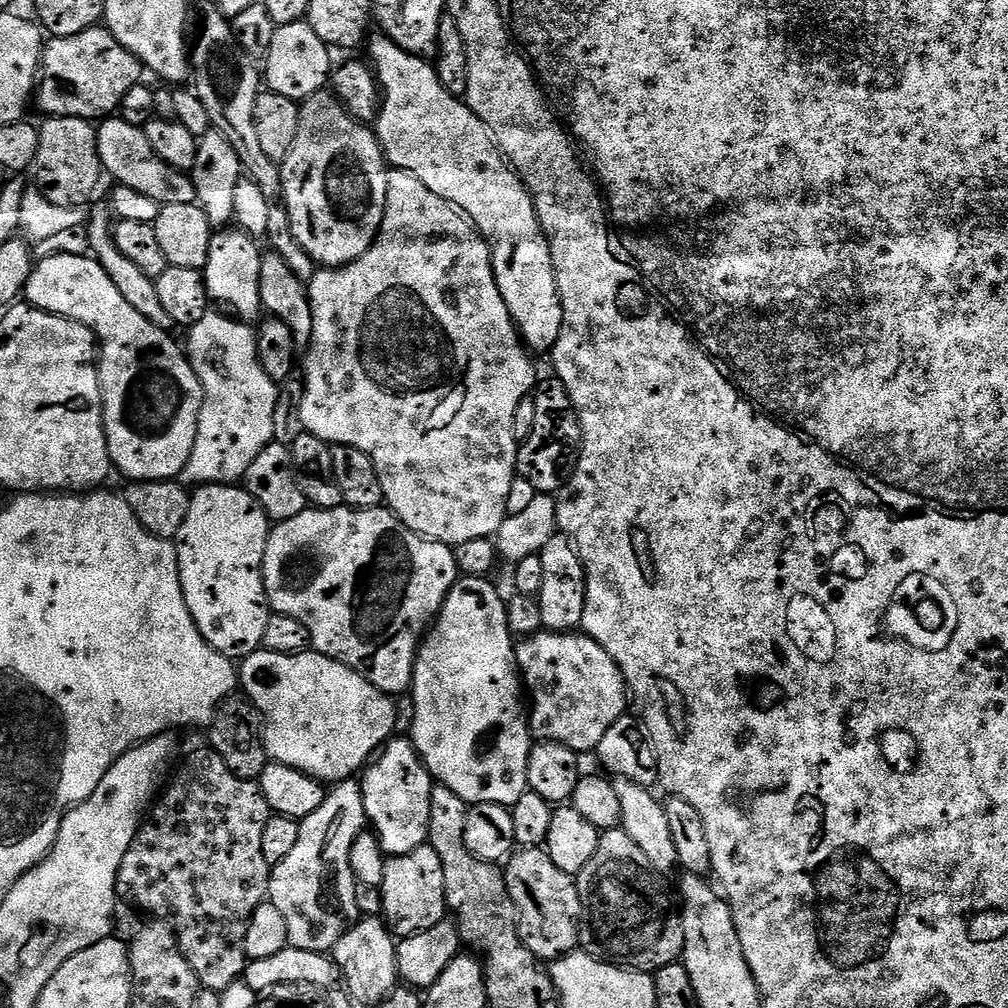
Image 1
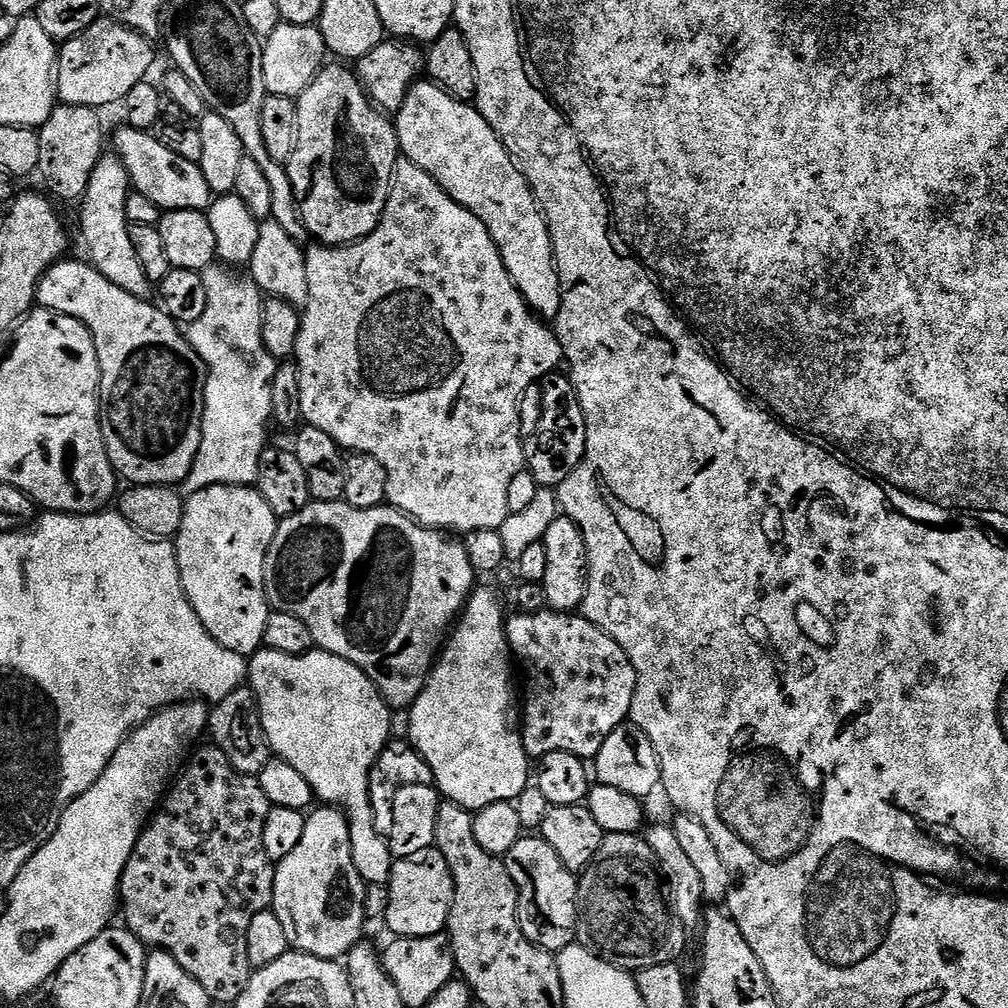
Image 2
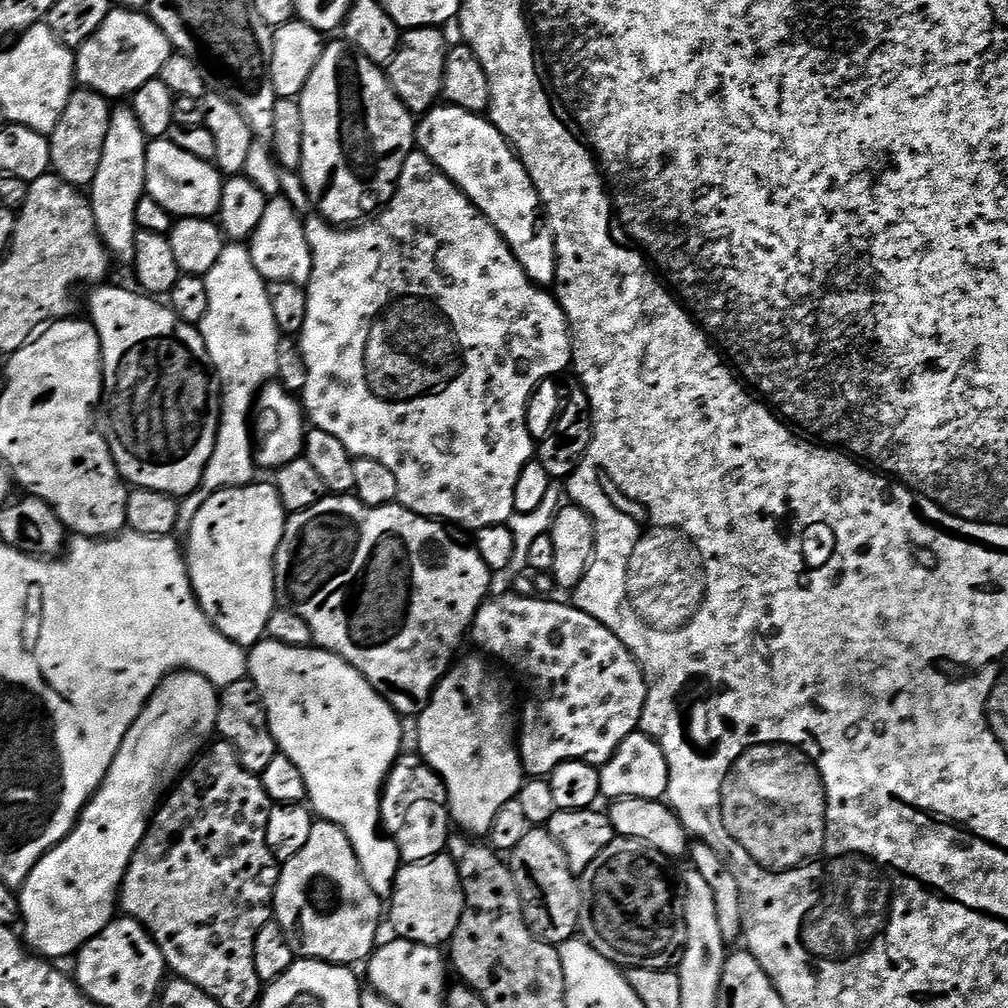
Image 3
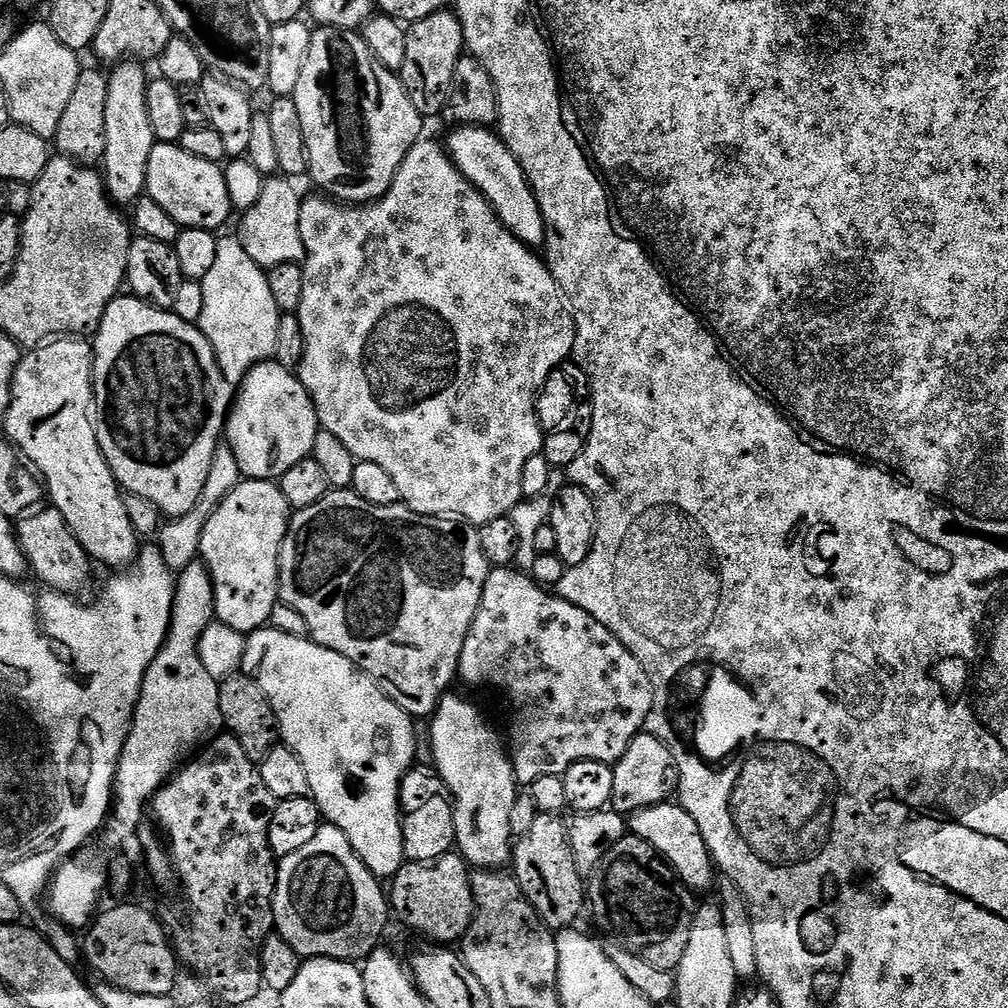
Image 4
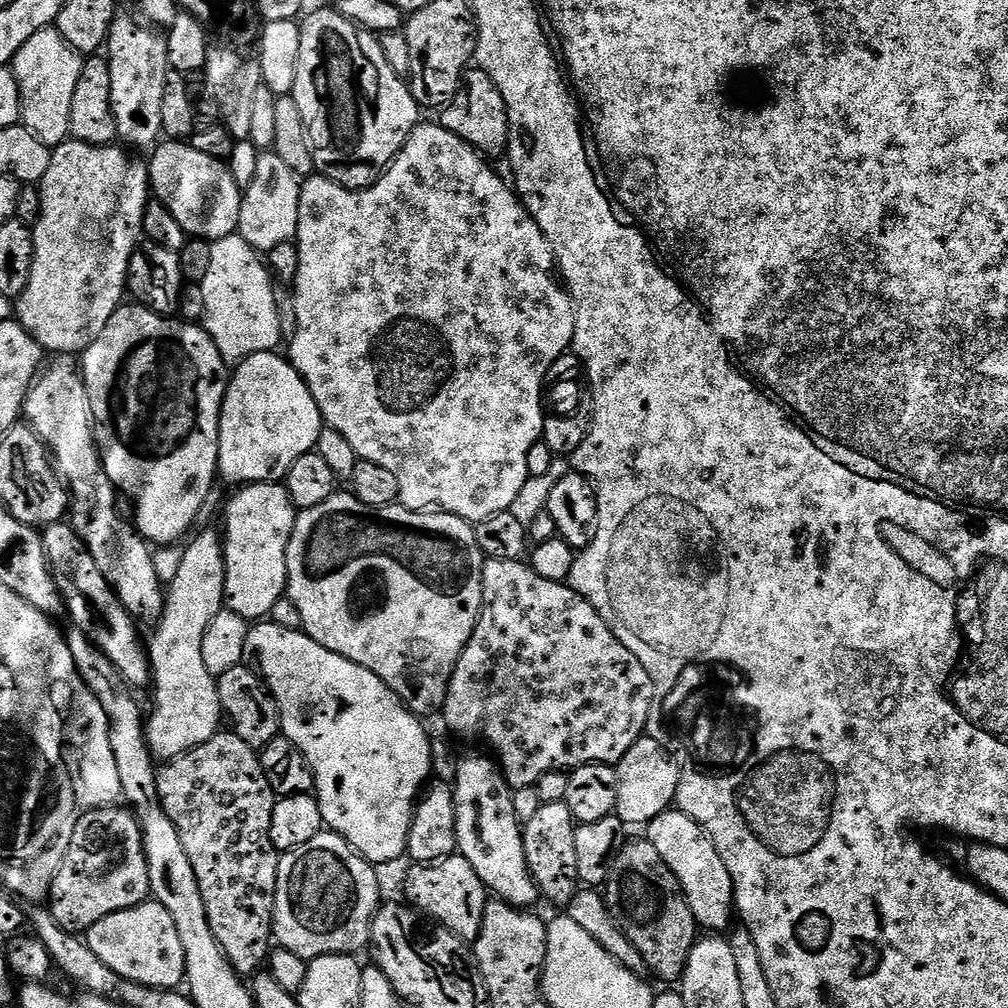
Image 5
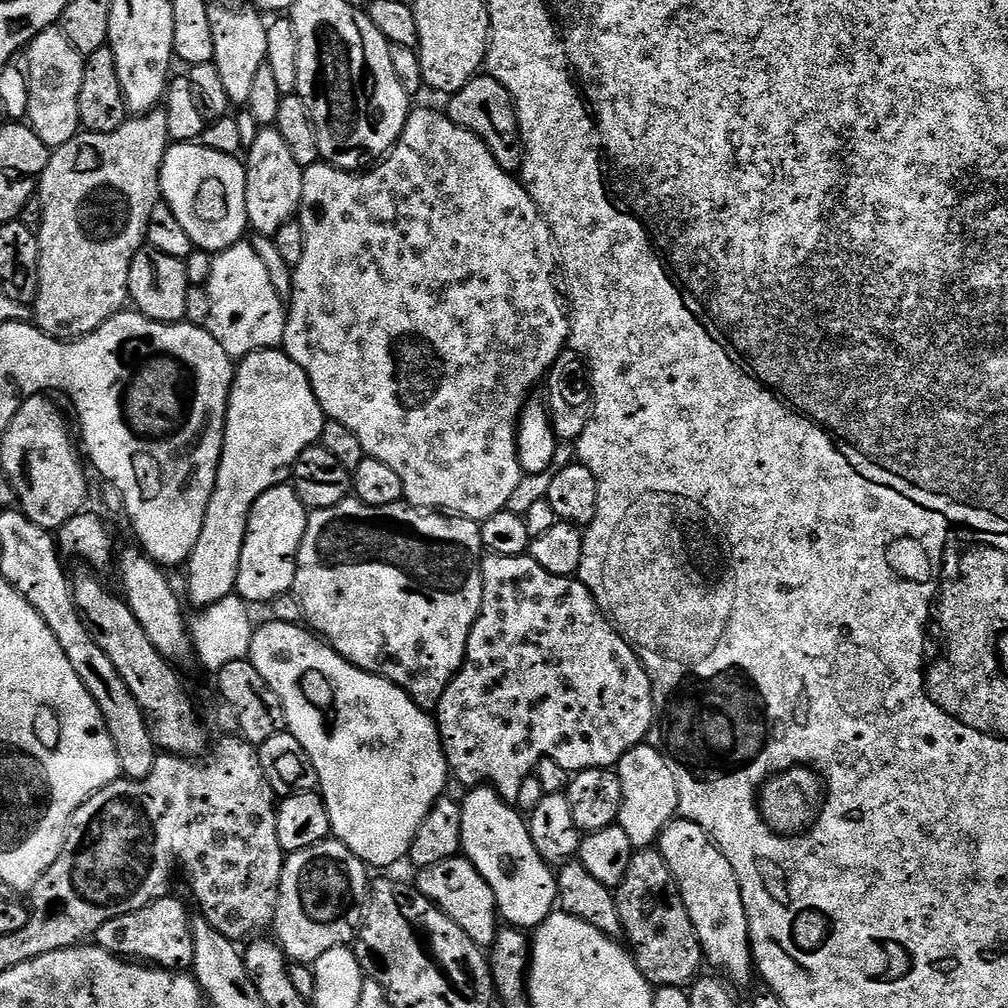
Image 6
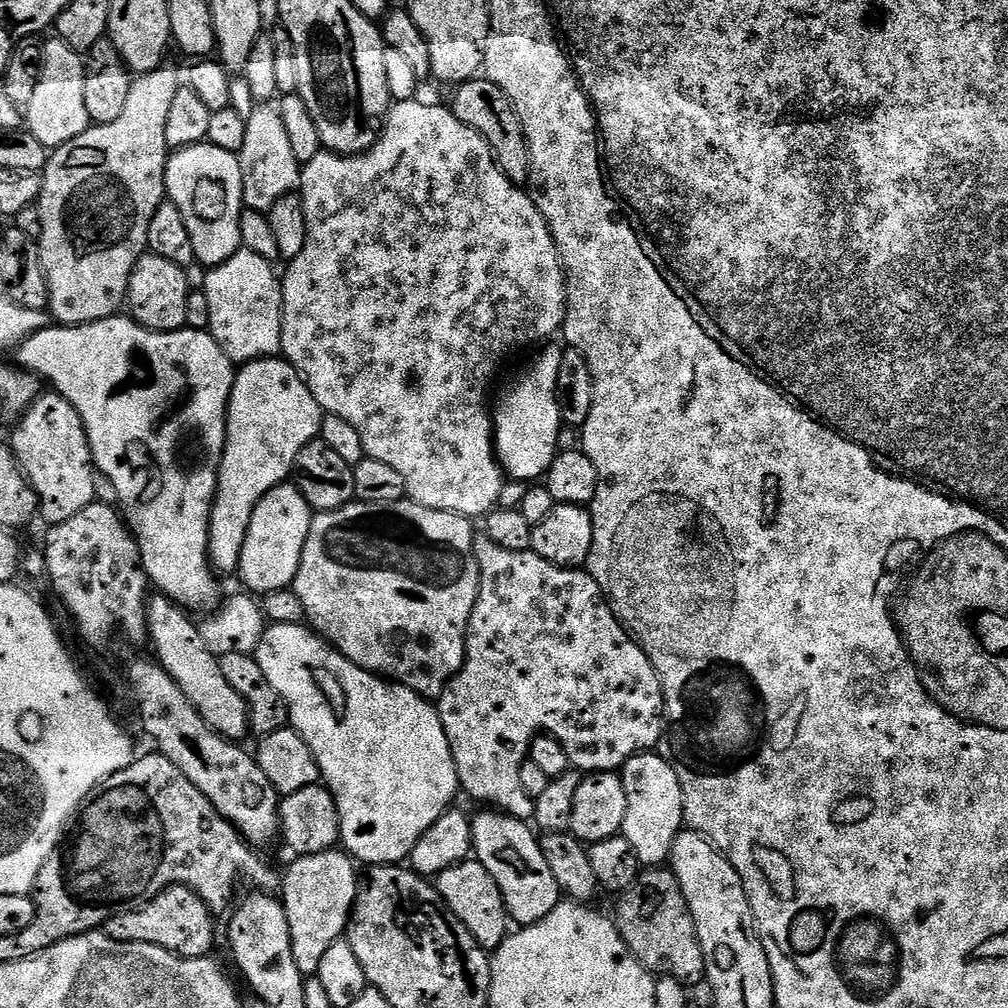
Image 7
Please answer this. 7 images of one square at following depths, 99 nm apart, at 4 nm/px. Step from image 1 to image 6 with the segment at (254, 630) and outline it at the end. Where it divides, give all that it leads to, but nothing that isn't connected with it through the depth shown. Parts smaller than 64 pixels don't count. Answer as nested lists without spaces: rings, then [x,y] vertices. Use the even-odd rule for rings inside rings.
[[[285,482],[266,490],[248,515],[246,542],[242,542],[242,558],[238,566],[235,595],[249,605],[267,605],[274,598],[289,595],[296,583],[296,555],[306,534],[309,509],[298,498],[291,483]]]

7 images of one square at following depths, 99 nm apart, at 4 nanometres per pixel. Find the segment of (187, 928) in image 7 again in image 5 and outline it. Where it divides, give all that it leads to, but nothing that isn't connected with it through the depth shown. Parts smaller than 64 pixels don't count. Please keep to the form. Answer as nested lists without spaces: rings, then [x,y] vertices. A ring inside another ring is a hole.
[[[154,898],[134,905],[133,908],[118,910],[102,918],[102,922],[94,922],[94,926],[86,933],[86,939],[90,950],[98,954],[99,960],[106,962],[106,966],[110,966],[110,970],[114,970],[114,974],[118,974],[124,980],[147,988],[169,990],[179,989],[185,983],[186,954],[182,951],[182,938],[178,935],[178,926],[174,926],[174,914],[170,914],[170,910],[166,910],[166,906],[162,906]]]

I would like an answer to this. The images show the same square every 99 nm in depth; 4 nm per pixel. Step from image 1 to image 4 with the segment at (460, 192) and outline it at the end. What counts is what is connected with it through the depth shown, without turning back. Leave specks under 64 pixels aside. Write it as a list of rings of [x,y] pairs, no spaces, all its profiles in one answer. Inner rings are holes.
[[[456,126],[451,130],[453,132],[446,139],[446,147],[448,155],[456,163],[456,169],[487,198],[500,221],[521,242],[529,246],[543,245],[545,226],[536,192],[504,141],[495,131],[484,126]]]

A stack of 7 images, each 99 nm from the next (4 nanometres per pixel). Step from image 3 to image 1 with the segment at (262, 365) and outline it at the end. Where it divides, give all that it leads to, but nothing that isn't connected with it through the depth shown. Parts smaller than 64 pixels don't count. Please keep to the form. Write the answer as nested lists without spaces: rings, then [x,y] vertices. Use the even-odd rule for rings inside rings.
[[[209,314],[186,332],[188,361],[194,366],[204,387],[204,405],[200,411],[198,438],[194,442],[194,450],[186,466],[179,474],[179,479],[188,486],[232,484],[239,481],[236,480],[239,476],[240,479],[247,477],[248,468],[254,462],[254,458],[258,458],[258,454],[267,444],[275,441],[275,426],[278,423],[276,407],[280,404],[280,392],[276,389],[279,388],[277,381],[272,380],[270,374],[262,370],[253,325],[228,316]]]

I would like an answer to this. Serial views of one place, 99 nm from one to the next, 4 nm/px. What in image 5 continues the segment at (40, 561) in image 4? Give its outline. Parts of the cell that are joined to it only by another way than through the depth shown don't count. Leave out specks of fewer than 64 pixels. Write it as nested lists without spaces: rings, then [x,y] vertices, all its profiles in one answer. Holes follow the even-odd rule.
[[[68,522],[50,524],[43,529],[42,535],[49,570],[64,600],[67,615],[72,615],[71,623],[86,633],[110,662],[114,662],[129,688],[147,689],[152,679],[152,664],[148,661],[145,641],[140,641],[137,621],[126,610],[110,582],[106,582],[102,570],[98,570],[98,562],[94,562],[94,554],[90,554],[86,542],[82,542]]]

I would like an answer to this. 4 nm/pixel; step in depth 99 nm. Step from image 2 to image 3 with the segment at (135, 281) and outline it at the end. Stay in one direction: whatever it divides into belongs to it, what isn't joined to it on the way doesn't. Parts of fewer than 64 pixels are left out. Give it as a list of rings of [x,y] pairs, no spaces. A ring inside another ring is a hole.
[[[117,107],[110,118],[110,130],[106,134],[106,146],[102,146],[102,162],[90,185],[90,203],[96,229],[101,242],[113,257],[125,262],[134,258],[136,245],[136,210],[138,202],[146,194],[144,173],[144,149],[146,137],[131,107]]]

